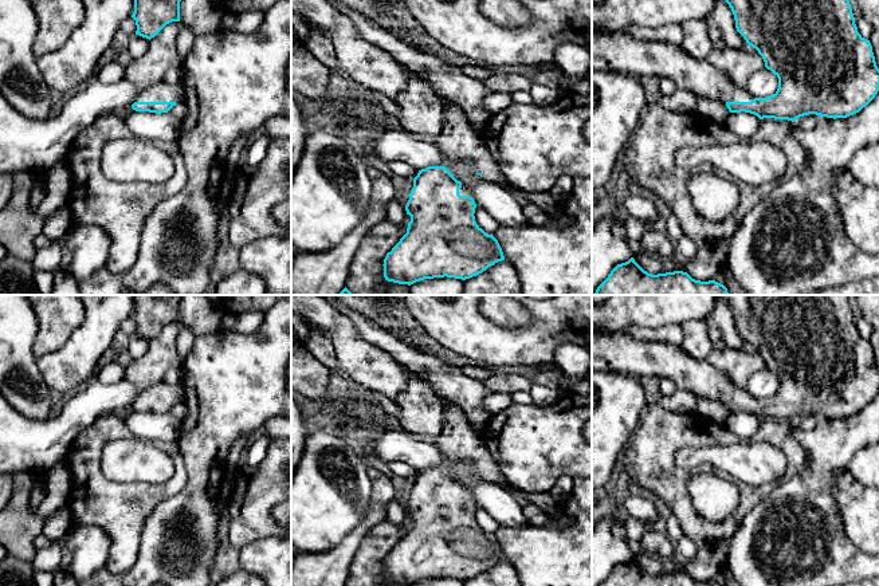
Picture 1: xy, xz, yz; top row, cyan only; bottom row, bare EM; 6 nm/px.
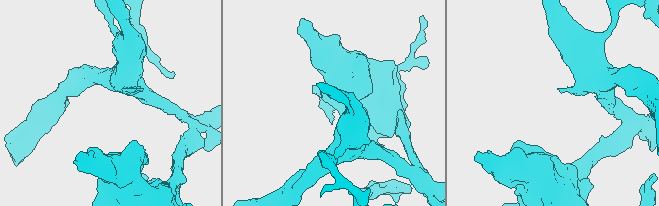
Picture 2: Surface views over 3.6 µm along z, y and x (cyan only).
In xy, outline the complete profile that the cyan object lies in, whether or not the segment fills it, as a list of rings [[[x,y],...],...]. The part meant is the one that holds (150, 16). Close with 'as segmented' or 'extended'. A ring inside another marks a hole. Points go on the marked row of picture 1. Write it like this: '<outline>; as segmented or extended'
[[[134,0],[137,31],[152,39],[169,23],[180,21],[196,36],[219,31],[223,12],[211,0]]]; extended

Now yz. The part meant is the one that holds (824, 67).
[[[726,0],[735,20],[737,31],[746,43],[756,48],[765,67],[778,78],[777,91],[766,98],[754,98],[746,87],[733,84],[709,59],[694,59],[680,46],[664,42],[639,40],[627,32],[613,35],[597,34],[592,30],[592,71],[612,71],[632,76],[670,78],[676,89],[692,93],[698,98],[723,102],[730,113],[750,113],[760,119],[774,118],[796,121],[816,114],[827,118],[847,118],[866,107],[879,91],[879,68],[872,46],[855,24],[849,0]]]; extended

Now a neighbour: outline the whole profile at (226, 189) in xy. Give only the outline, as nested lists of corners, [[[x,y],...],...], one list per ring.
[[[229,172],[221,180],[221,185],[217,192],[217,198],[220,202],[227,204],[229,201],[231,194],[234,192],[234,185],[235,185],[235,174],[234,172]]]

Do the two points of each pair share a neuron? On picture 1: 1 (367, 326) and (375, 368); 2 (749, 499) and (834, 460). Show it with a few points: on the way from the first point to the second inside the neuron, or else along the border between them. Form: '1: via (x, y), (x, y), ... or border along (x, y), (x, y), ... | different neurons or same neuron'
1: border along (349, 318), (363, 338), (385, 350), (396, 360) | different neurons
2: border along (805, 465), (756, 504) | different neurons

